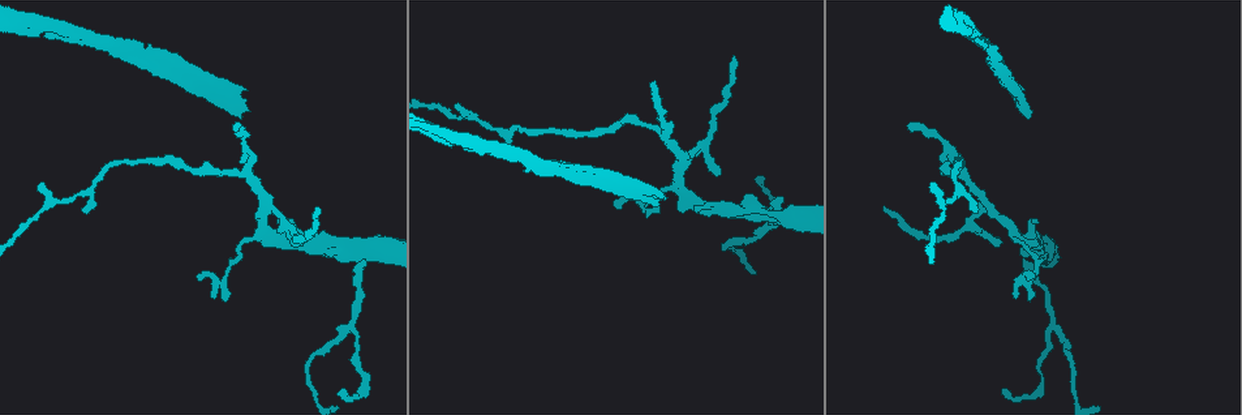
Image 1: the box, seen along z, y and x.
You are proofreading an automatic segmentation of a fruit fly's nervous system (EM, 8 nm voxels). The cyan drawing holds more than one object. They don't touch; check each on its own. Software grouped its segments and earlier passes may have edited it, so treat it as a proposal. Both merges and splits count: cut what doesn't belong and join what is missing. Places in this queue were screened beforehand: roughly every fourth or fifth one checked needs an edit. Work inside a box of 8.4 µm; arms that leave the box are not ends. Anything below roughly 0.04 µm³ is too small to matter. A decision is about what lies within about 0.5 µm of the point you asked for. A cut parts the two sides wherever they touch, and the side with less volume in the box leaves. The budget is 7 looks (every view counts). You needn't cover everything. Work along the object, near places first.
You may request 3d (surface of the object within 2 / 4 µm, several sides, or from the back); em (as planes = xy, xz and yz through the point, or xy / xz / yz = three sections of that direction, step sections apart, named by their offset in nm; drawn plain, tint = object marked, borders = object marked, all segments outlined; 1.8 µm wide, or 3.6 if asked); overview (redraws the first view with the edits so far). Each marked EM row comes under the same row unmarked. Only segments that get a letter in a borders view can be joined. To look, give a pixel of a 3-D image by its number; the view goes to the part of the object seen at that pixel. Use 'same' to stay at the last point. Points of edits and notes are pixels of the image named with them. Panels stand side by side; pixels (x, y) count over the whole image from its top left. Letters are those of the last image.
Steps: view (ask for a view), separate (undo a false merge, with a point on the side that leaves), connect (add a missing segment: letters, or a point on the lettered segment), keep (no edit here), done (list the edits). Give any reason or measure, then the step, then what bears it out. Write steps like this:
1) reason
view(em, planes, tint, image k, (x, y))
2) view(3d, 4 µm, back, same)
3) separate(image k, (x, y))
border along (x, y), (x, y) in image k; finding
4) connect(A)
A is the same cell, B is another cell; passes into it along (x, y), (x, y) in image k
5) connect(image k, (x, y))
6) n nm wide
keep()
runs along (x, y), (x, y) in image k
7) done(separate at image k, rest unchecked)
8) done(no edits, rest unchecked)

free end
view(em, planes, borders, image 1, (236, 127))

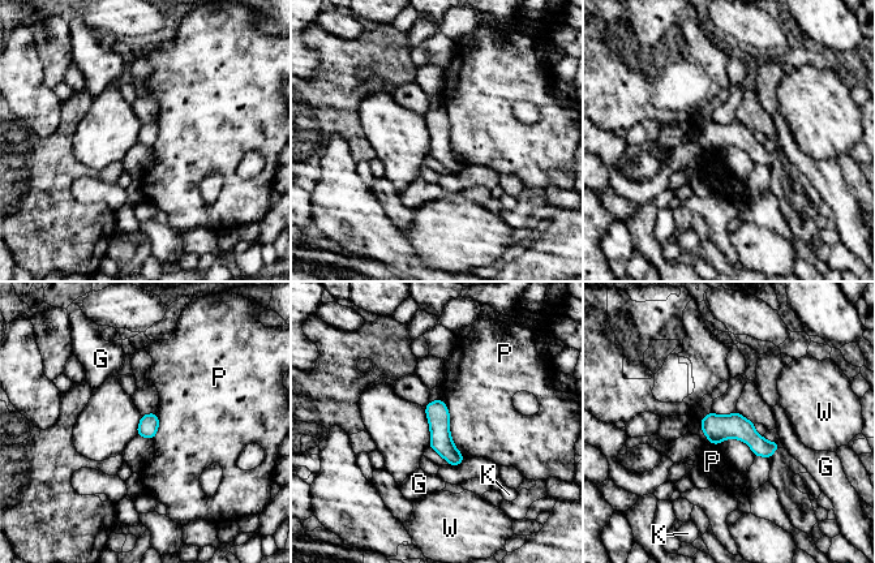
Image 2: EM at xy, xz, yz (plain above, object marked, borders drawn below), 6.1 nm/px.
120 nm wide
keep()
G, K, P and W are other cells; border along (442, 400), (450, 438), (464, 458) in image 2; no lettered segment goes on from it

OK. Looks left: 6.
an open end
view(em, yz, step 8, borders, image 1, (1025, 111))

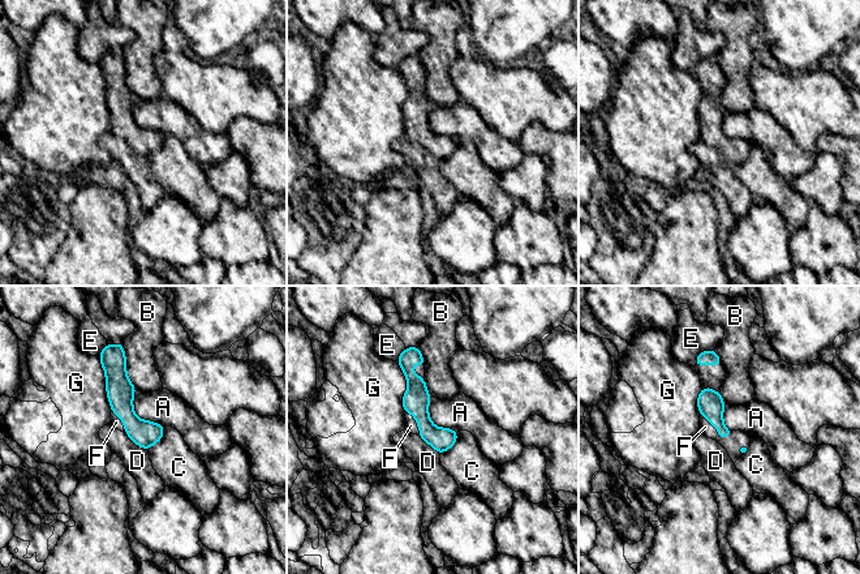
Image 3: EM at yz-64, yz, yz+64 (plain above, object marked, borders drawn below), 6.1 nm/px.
connect(F)
F is the same cell, A, B, C, D, E and G are other cells; passes into it along (710, 405), (718, 432), (732, 445) in image 3; the neuron continues

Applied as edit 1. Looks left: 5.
redraw
view(overview)

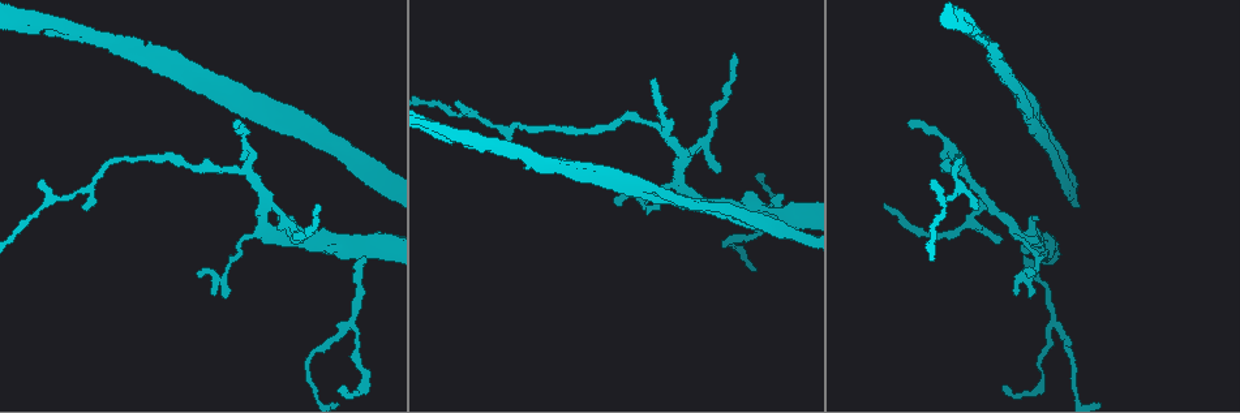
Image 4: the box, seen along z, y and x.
an open end
view(3d, 4 µm, image 4, (1034, 219))

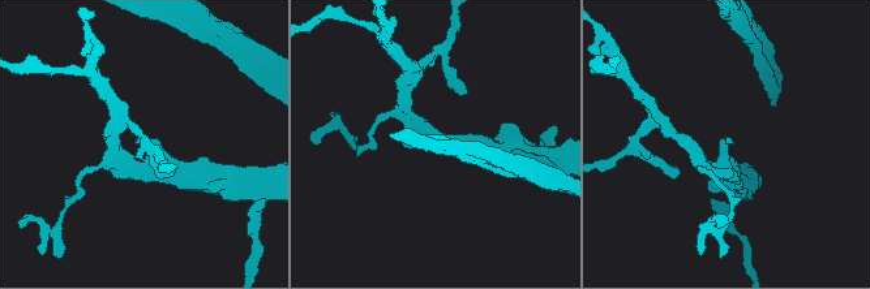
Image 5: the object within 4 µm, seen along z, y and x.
shape alone is not enough
view(em, xz, step 4, borders, image 5, (139, 139))

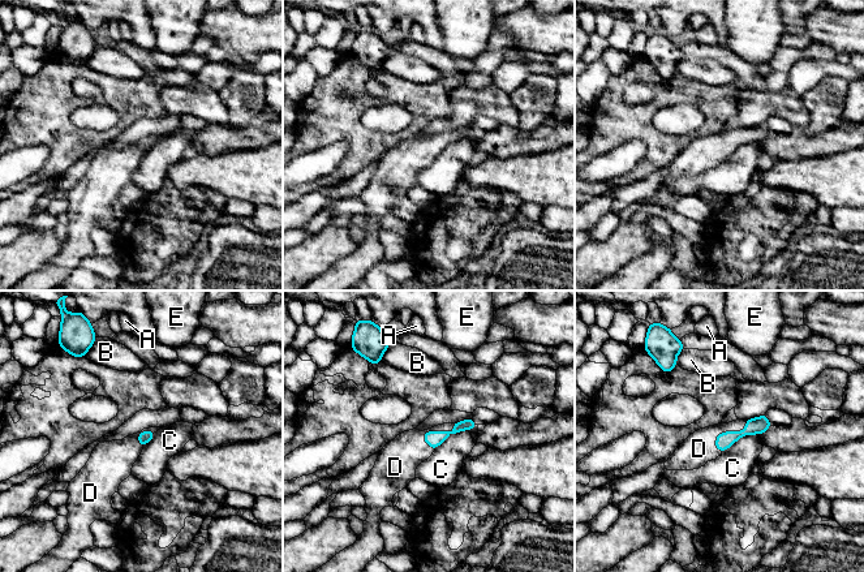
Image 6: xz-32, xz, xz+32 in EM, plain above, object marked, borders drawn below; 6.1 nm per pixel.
connect(D)
D is the same cell, A, B, C and E are other cells; passes into it along (761, 424), (729, 431), (699, 448) in image 6; the neuron continues

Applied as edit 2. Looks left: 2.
done(connect at image 3, connect at image 6, rest unchecked)

